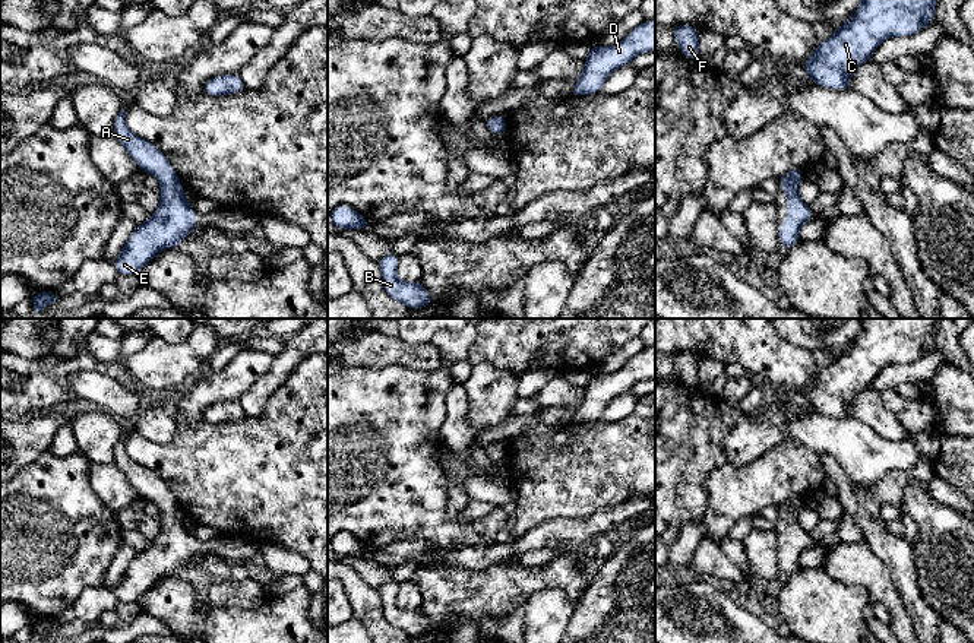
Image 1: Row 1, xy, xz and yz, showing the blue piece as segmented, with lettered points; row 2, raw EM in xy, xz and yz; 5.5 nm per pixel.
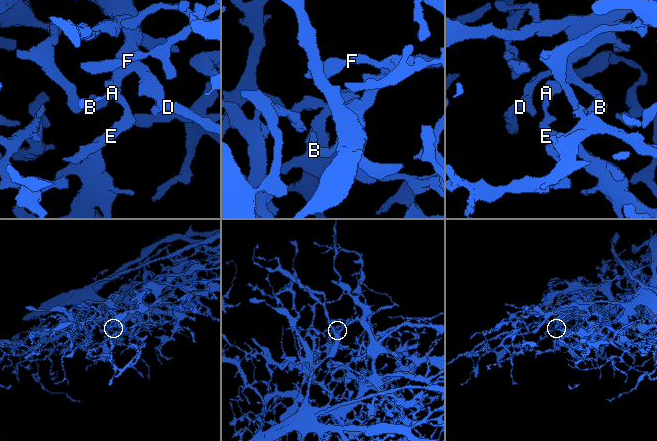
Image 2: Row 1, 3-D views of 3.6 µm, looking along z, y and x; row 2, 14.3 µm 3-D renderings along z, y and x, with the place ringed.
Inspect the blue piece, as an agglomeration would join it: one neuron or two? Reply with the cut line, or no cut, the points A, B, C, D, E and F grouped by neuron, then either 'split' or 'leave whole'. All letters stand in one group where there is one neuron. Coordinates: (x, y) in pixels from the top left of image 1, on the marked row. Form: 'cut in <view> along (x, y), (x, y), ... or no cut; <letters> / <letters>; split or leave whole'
no cut; A B C D E F; leave whole

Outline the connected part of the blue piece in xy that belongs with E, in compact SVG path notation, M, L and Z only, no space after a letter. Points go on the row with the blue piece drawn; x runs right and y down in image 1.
M126 111L114 121L114 136L137 164L161 183L161 203L152 216L137 224L113 266L118 275L136 275L155 259L159 250L178 247L190 231L197 229L197 215L186 199L177 172L165 155L151 142L136 136L126 126Z

